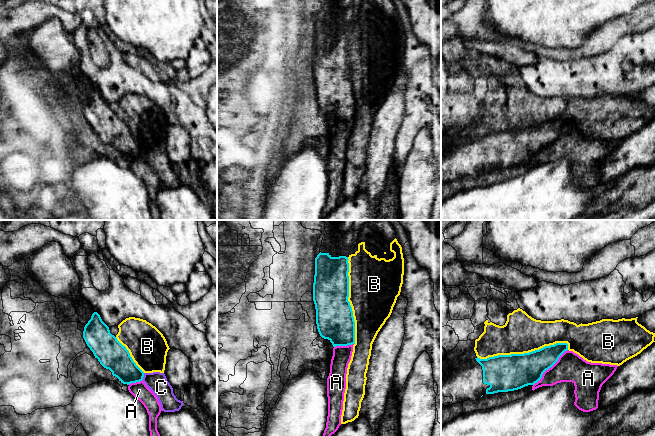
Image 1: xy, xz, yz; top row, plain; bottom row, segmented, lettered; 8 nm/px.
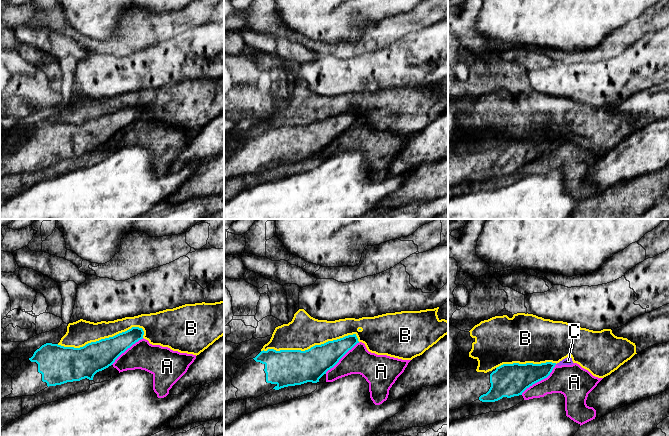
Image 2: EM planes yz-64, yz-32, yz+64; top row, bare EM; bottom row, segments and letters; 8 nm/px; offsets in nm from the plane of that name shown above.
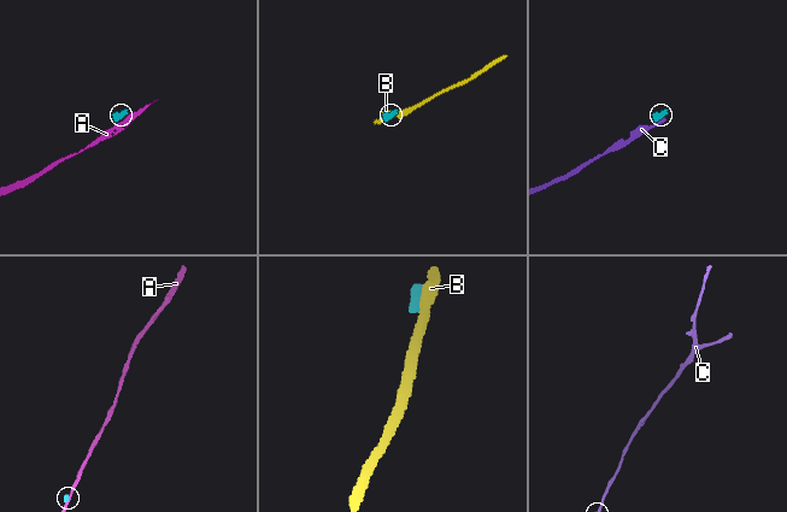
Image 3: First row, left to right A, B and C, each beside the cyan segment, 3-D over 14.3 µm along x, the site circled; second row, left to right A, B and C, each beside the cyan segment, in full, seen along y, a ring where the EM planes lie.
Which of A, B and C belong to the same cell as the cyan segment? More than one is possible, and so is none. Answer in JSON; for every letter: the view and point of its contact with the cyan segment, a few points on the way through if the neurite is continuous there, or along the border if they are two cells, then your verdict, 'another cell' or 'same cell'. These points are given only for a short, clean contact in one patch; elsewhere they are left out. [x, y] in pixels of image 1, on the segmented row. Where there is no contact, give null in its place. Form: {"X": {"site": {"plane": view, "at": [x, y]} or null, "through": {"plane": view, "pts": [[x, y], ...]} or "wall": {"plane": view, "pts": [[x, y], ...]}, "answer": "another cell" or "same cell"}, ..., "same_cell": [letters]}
{"A": {"site": {"plane": "yz", "at": [549, 367]}, "answer": "another cell"}, "B": {"site": {"plane": "yz", "at": [522, 354]}, "answer": "another cell"}, "C": {"site": {"plane": "xy", "at": [143, 376]}, "wall": {"plane": "xy", "pts": [[144, 373], [142, 379]]}, "answer": "another cell"}, "same_cell": []}

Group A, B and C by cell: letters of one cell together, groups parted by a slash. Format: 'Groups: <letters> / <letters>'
Groups: A / B C

